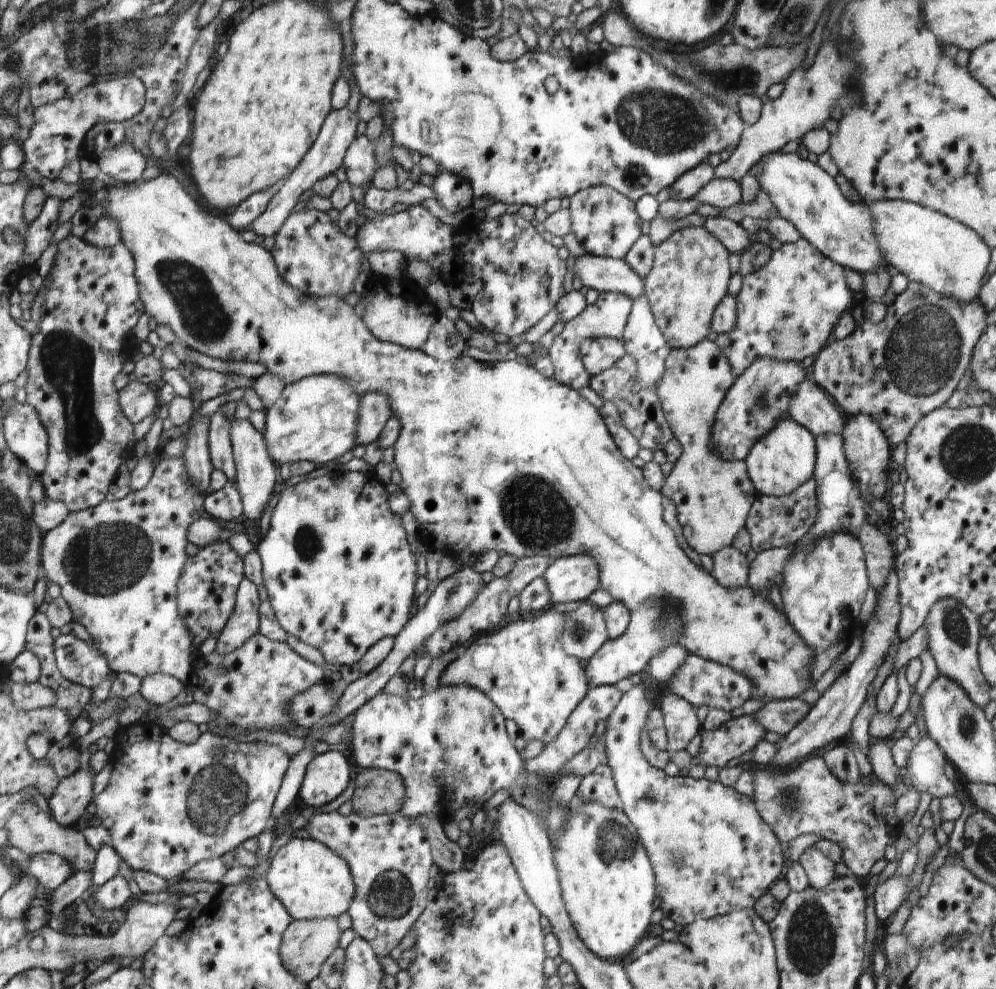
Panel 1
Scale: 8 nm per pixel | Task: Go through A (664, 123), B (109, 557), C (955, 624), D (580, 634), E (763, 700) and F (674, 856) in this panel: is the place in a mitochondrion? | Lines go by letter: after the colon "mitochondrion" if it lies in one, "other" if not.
A: mitochondrion
B: mitochondrion
C: mitochondrion
D: mitochondrion
E: other
F: mitochondrion

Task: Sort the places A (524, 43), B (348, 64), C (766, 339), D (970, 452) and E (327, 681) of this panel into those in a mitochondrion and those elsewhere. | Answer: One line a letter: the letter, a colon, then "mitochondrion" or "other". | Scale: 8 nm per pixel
A: other
B: other
C: other
D: mitochondrion
E: other

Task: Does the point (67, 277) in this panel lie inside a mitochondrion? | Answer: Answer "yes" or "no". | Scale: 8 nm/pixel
no

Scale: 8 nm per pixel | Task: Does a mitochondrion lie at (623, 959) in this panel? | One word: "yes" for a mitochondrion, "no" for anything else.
no

